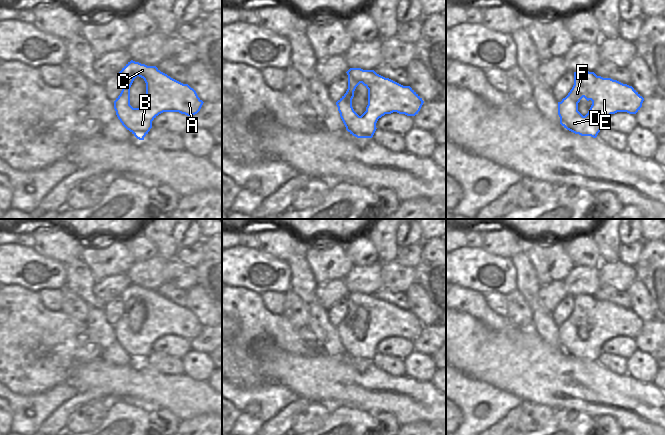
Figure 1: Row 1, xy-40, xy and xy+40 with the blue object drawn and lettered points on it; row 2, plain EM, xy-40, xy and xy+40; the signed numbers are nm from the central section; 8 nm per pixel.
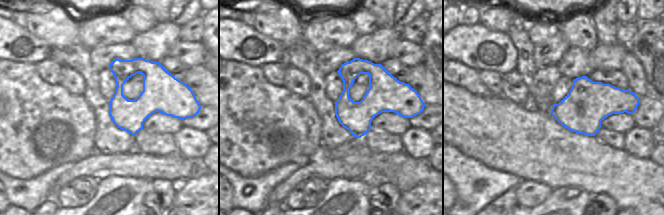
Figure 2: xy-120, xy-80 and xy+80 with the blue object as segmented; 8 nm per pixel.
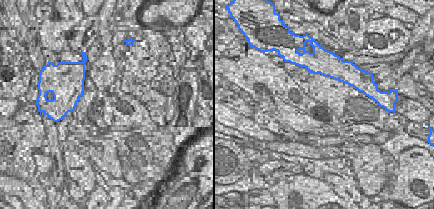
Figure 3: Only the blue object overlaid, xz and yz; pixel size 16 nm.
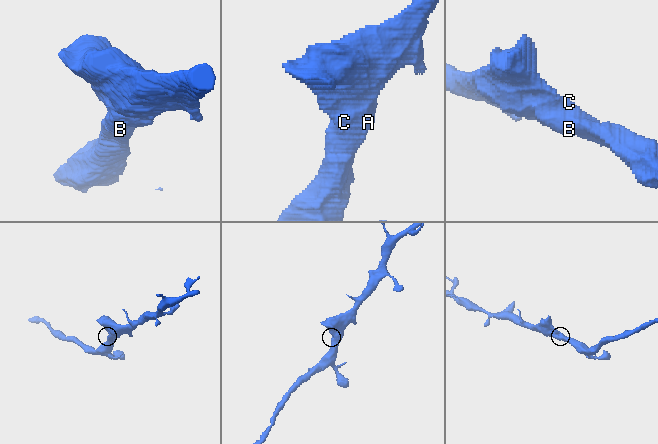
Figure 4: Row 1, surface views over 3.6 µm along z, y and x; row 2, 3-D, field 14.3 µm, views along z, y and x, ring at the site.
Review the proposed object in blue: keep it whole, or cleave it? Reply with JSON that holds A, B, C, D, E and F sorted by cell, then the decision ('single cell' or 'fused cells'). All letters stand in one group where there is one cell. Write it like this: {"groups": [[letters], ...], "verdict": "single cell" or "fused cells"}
{"groups": [["A", "B", "C", "D", "E", "F"]], "verdict": "single cell"}

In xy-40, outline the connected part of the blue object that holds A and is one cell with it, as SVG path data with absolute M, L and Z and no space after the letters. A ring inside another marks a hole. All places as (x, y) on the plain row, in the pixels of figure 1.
M131 284L119 297L124 311L114 325L114 333L122 349L139 364L144 364L152 352L152 345L159 338L179 336L193 340L204 327L188 308L171 302L156 290ZM137 300L146 307L146 319L140 331L133 332L130 329L130 311Z

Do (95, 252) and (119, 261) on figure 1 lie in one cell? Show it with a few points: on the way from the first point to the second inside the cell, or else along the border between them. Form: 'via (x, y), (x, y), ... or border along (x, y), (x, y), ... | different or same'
via (101, 256), (113, 257) | same

